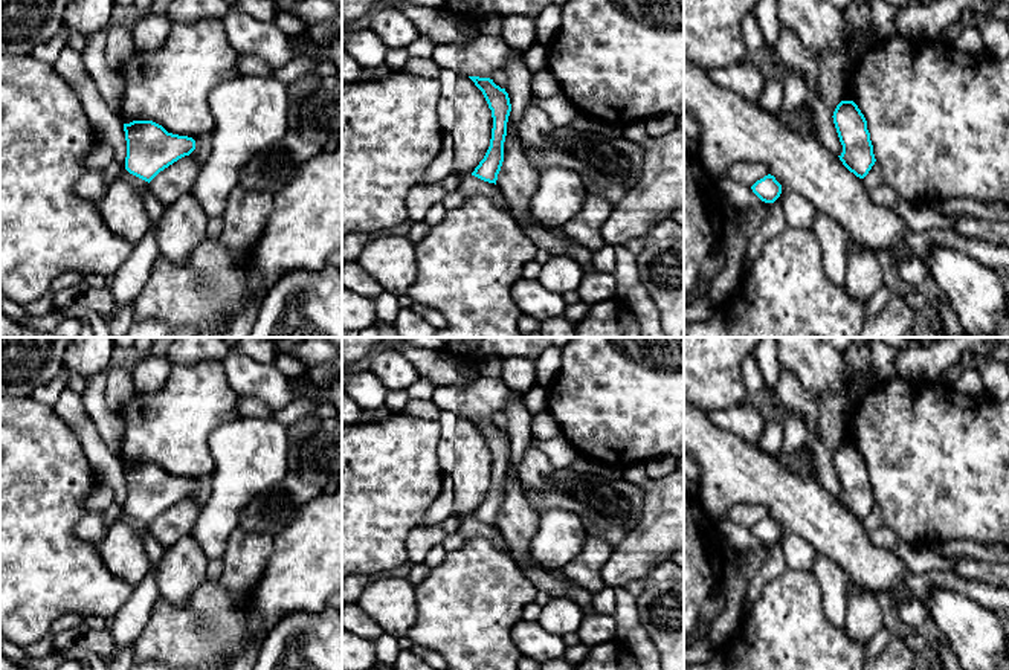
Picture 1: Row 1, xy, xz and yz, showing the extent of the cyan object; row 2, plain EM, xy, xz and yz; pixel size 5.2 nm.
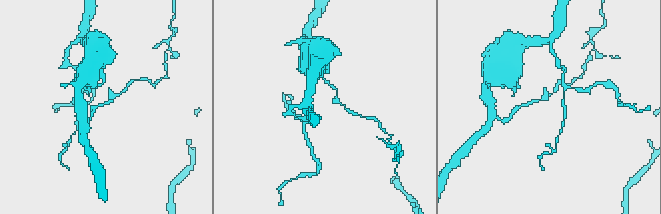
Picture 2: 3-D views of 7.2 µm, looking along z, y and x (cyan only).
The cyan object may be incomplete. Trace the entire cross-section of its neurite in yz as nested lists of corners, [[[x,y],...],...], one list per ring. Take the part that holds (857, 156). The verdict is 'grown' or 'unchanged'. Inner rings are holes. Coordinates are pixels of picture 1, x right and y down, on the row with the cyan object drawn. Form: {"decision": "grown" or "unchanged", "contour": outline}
{"decision": "unchanged", "contour": [[[841,101],[832,118],[843,145],[840,160],[850,172],[864,179],[876,162],[864,114],[853,101]]]}

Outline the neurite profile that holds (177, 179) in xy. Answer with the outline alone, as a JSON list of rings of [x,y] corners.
[[[185,156],[160,171],[148,183],[148,191],[163,205],[174,203],[191,191],[198,171],[198,165],[191,157]]]

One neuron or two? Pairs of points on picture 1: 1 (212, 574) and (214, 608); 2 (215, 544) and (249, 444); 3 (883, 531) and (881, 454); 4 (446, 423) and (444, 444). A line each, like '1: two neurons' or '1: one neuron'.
1: two neurons
2: one neuron
3: two neurons
4: one neuron

